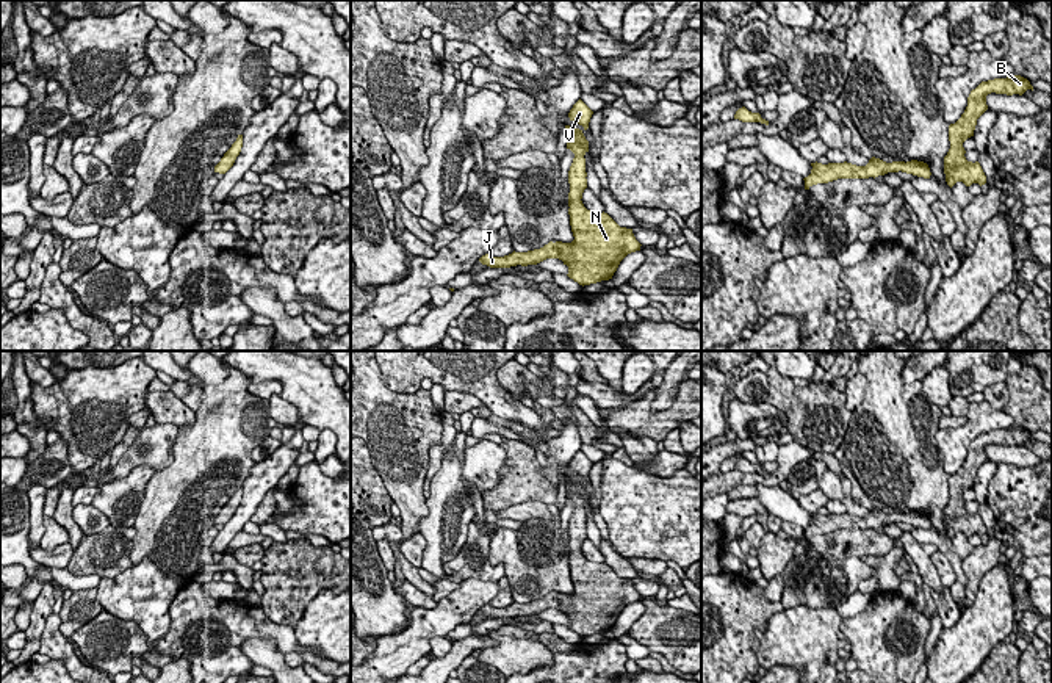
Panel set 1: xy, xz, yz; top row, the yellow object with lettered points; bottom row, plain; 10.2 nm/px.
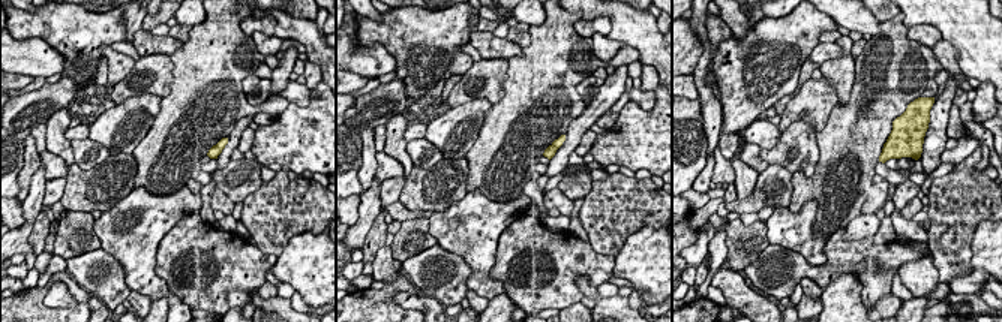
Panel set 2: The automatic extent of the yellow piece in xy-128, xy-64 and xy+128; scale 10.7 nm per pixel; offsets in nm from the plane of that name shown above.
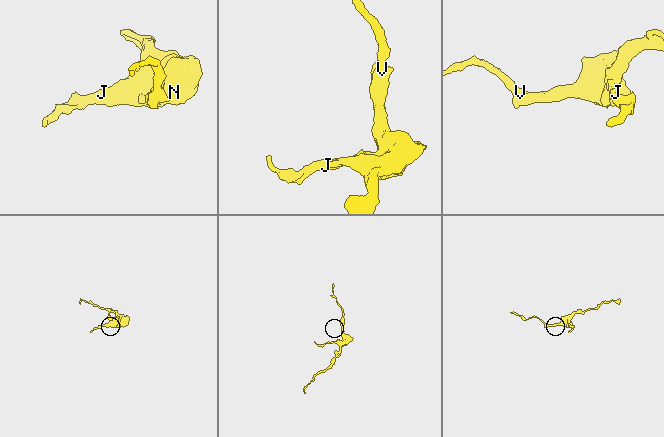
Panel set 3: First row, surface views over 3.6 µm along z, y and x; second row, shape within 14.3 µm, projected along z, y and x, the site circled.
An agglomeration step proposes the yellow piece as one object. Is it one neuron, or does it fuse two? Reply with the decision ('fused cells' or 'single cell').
single cell

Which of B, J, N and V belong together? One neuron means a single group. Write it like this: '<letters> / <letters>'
B J N V

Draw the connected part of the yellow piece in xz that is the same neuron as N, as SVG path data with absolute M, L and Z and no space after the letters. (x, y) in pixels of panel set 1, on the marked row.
M579 99L568 113L570 121L584 128L565 125L567 149L575 154L568 171L568 215L575 240L571 243L549 241L540 249L512 252L504 257L485 254L479 258L490 268L510 268L537 265L546 258L559 258L568 266L568 277L579 285L590 285L612 279L620 262L631 252L640 251L632 229L620 227L607 213L587 210L582 204L582 193L587 188L585 158L589 141L584 130L593 111Z

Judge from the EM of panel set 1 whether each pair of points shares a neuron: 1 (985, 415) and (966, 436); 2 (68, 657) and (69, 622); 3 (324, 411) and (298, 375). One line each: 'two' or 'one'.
1: one
2: two
3: one

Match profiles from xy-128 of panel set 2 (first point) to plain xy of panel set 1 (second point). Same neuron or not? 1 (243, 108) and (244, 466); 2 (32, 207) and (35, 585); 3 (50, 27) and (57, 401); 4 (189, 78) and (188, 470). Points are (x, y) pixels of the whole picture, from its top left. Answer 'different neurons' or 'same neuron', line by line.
1: same neuron
2: same neuron
3: same neuron
4: same neuron

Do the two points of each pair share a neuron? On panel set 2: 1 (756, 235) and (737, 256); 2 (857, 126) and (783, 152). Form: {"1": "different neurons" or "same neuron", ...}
{"1": "same neuron", "2": "different neurons"}

